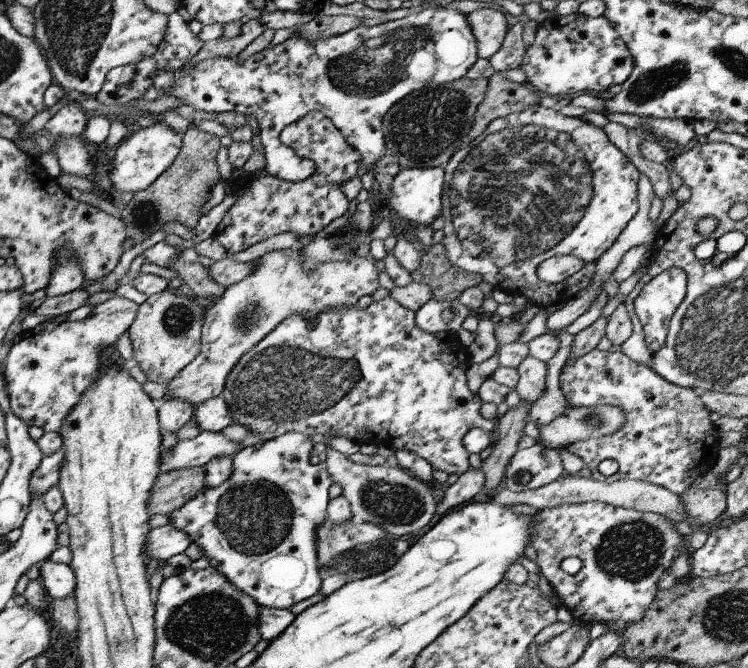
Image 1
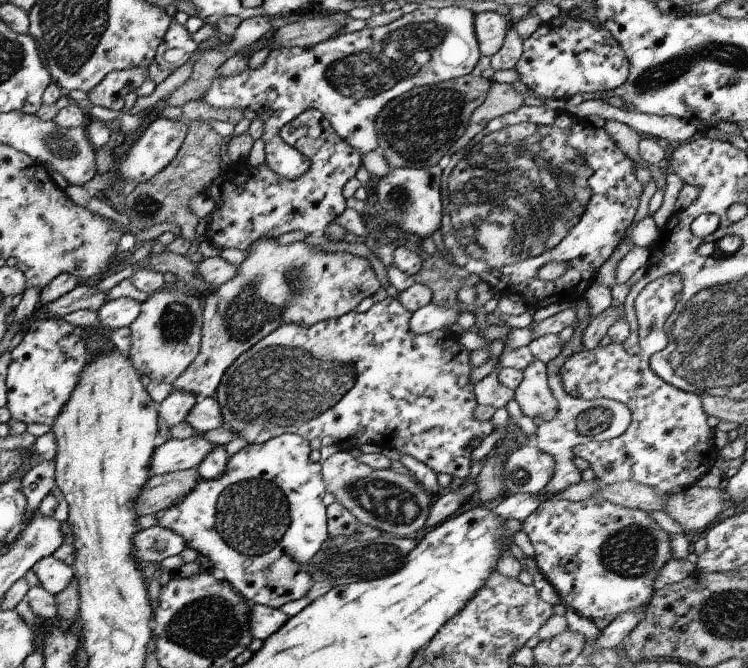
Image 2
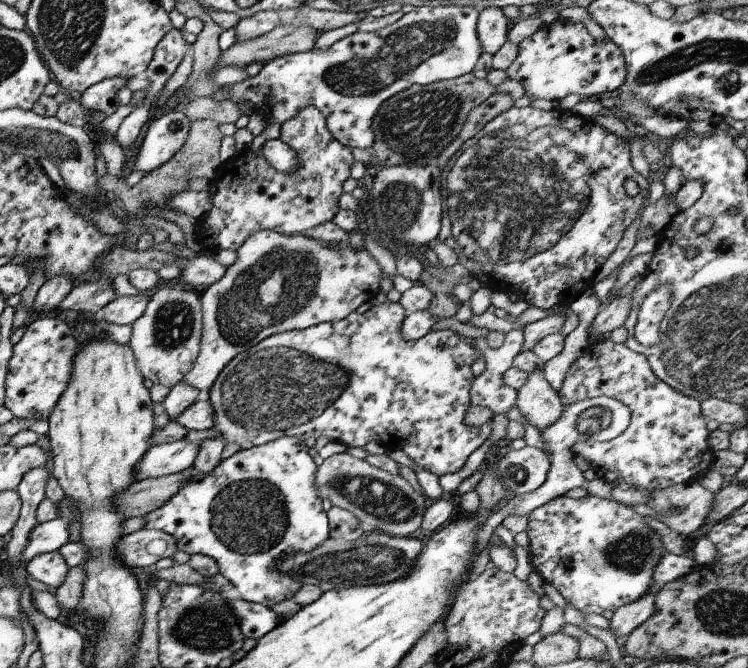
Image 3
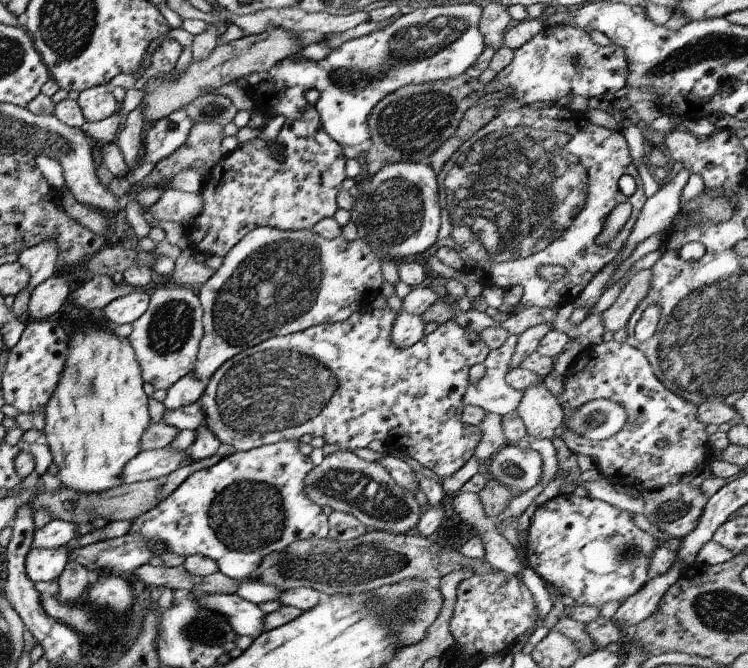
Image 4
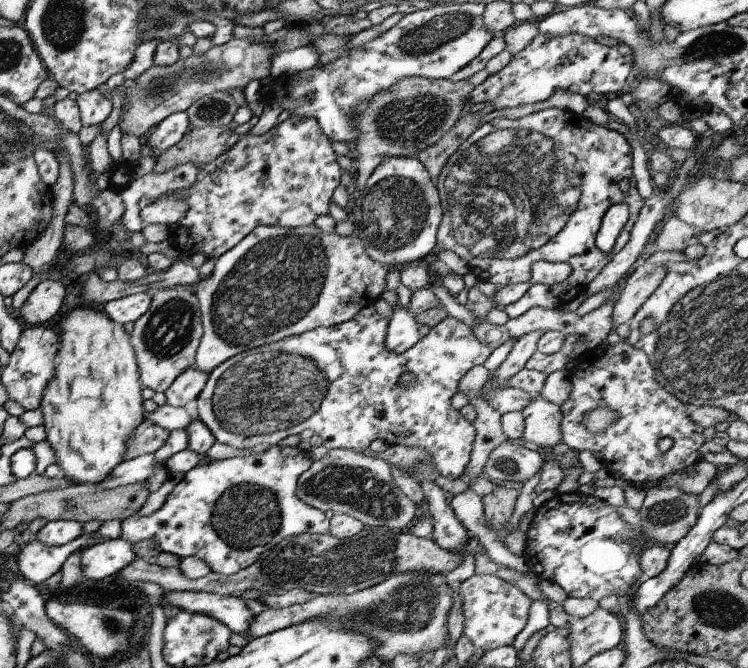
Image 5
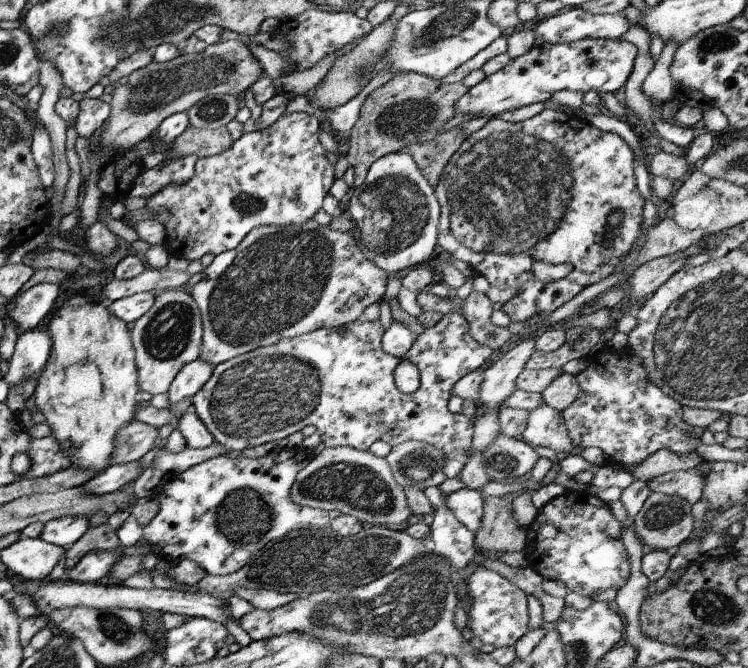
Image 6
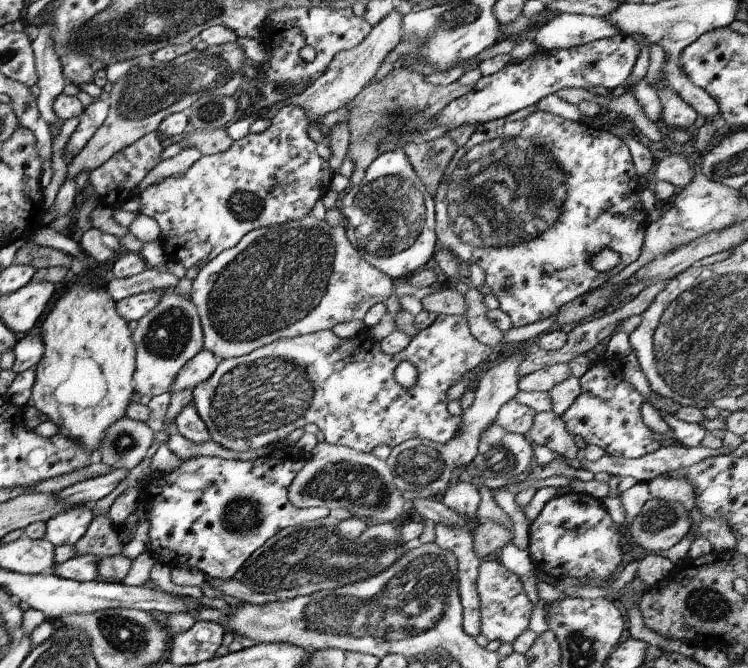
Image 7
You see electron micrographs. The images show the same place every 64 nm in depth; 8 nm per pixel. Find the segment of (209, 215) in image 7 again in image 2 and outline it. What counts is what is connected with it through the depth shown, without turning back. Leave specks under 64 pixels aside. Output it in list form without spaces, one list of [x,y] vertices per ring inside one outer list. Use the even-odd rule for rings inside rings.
[[[305,109],[291,122],[283,124],[278,135],[307,158],[305,174],[287,180],[271,172],[267,165],[261,164],[256,167],[257,170],[247,170],[247,178],[235,185],[232,179],[239,174],[240,162],[227,165],[227,170],[220,175],[219,199],[214,202],[209,229],[204,236],[207,242],[220,249],[245,250],[259,238],[275,238],[297,230],[305,234],[322,232],[343,212],[345,200],[341,194],[342,188],[359,168],[359,151],[347,146],[317,109]]]

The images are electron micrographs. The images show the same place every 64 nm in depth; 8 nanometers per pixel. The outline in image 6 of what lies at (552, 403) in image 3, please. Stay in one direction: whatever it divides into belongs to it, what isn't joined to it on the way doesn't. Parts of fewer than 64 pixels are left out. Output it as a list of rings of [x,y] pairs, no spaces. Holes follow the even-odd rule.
[[[545,403],[529,411],[527,426],[521,433],[521,439],[531,447],[541,446],[569,456],[573,444],[567,436],[560,412],[551,410]]]

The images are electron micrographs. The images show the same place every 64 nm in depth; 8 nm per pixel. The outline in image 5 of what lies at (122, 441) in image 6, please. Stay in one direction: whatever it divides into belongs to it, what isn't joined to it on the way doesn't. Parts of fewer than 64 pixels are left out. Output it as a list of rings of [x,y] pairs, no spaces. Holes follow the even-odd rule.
[[[143,419],[141,424],[135,428],[133,436],[127,440],[123,461],[144,454],[153,454],[167,440],[167,436],[169,436],[168,430],[163,430],[156,424],[151,424],[151,422]]]

